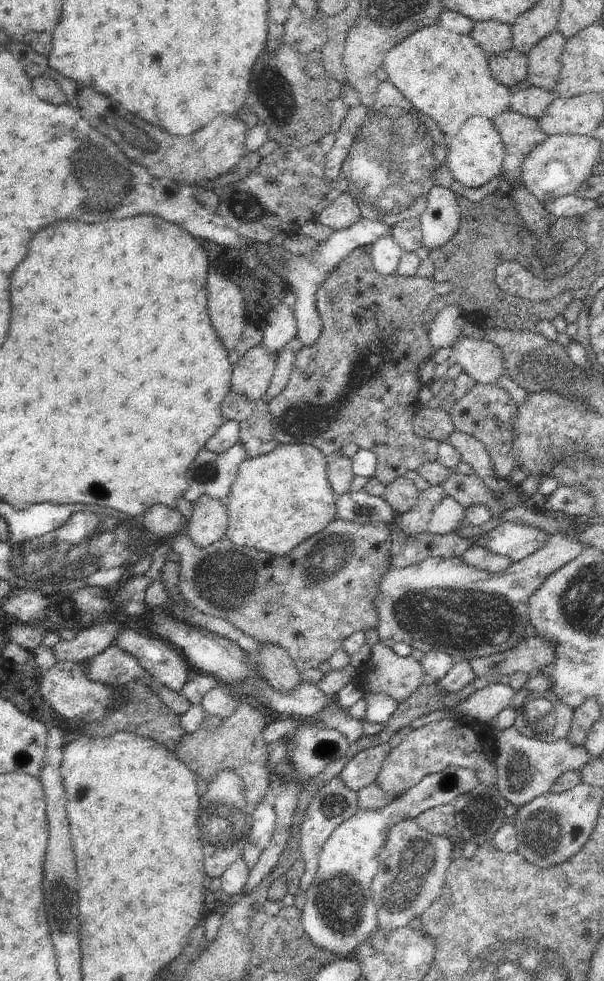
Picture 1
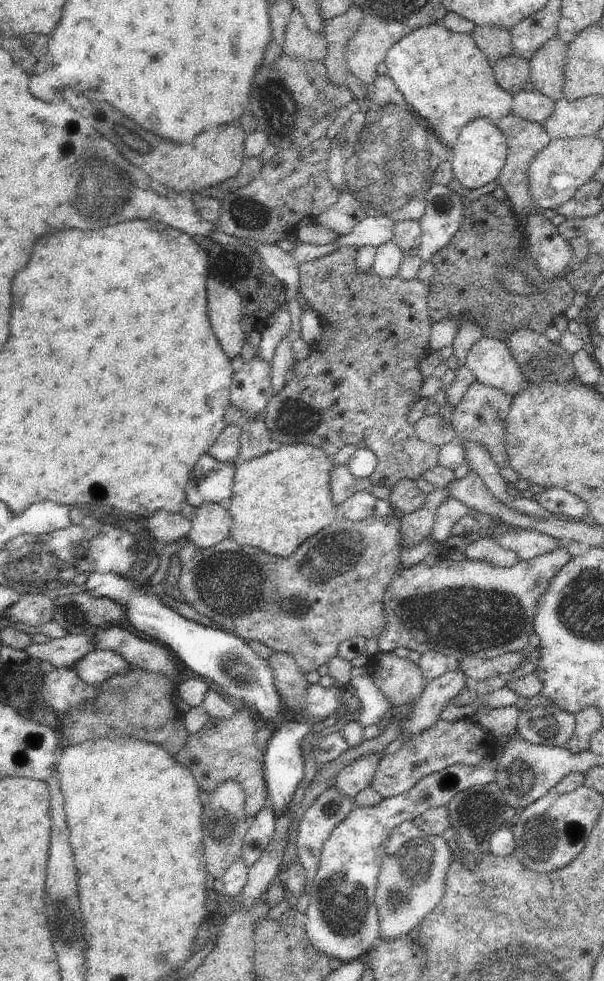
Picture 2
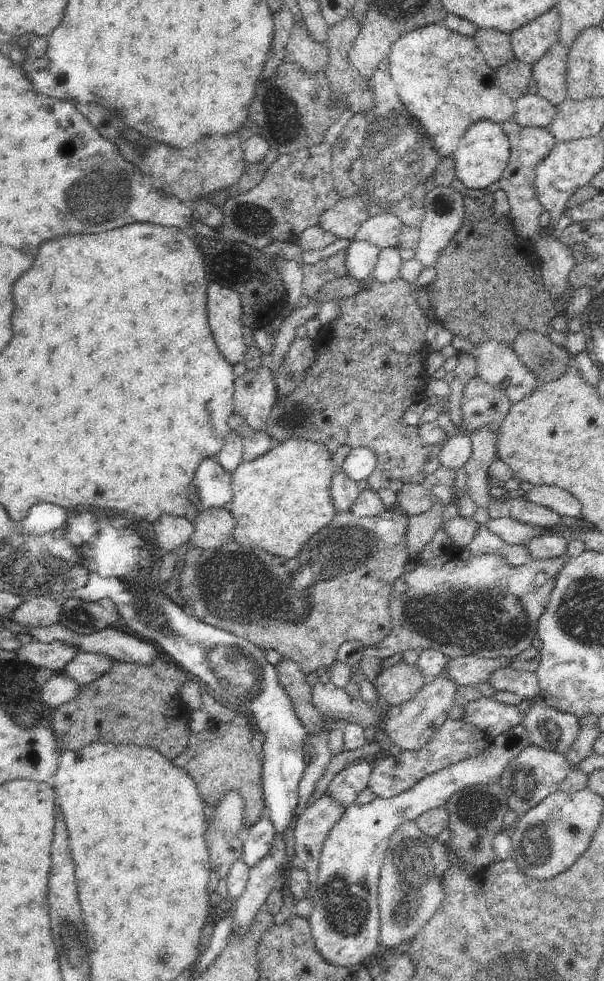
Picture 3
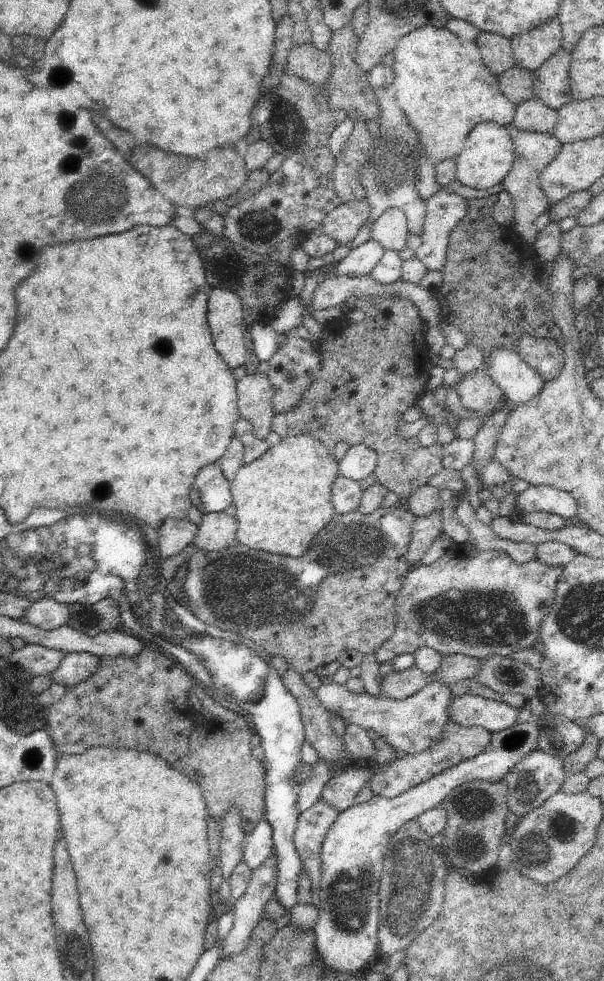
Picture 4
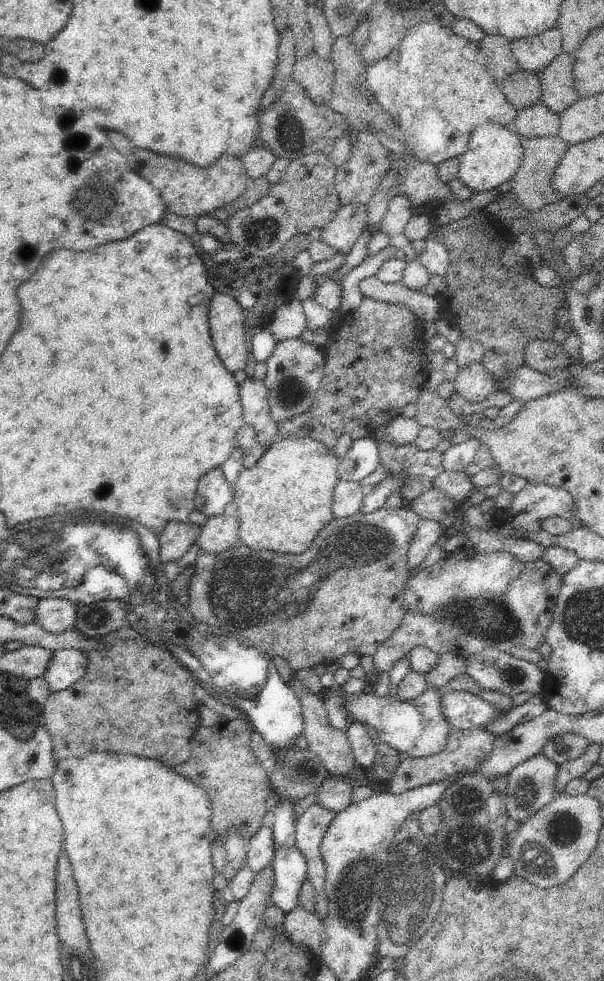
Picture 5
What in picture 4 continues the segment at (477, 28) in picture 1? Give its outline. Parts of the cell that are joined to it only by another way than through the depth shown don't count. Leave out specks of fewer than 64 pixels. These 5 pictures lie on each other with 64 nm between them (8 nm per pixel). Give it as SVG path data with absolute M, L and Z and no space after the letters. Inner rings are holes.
M481 32L476 42L485 65L493 75L498 77L517 64L511 38L496 33Z

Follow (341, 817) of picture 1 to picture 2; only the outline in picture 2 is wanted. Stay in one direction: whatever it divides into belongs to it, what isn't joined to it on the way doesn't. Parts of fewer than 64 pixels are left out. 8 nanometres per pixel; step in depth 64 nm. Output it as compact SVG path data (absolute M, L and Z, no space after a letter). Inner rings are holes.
M330 786L328 790L324 790L318 798L310 805L310 808L303 814L302 820L297 830L297 858L296 861L302 863L306 869L307 879L305 880L304 892L310 894L313 888L313 882L318 871L319 861L323 845L334 831L334 828L347 818L348 814L354 810L354 799L344 796L340 792L340 788L336 790L336 786Z

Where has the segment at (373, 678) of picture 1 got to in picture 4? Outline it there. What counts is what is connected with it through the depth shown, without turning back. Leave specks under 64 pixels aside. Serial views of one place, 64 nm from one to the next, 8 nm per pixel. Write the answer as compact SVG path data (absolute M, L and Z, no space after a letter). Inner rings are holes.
M412 666L403 672L395 672L386 676L380 694L392 700L404 700L415 695L430 680L420 669Z

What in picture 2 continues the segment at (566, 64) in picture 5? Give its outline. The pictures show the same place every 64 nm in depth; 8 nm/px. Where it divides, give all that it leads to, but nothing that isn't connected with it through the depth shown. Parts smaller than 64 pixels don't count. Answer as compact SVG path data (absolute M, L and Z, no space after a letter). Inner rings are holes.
M557 35L548 40L529 61L529 87L542 92L555 102L563 98L566 50L568 45Z

